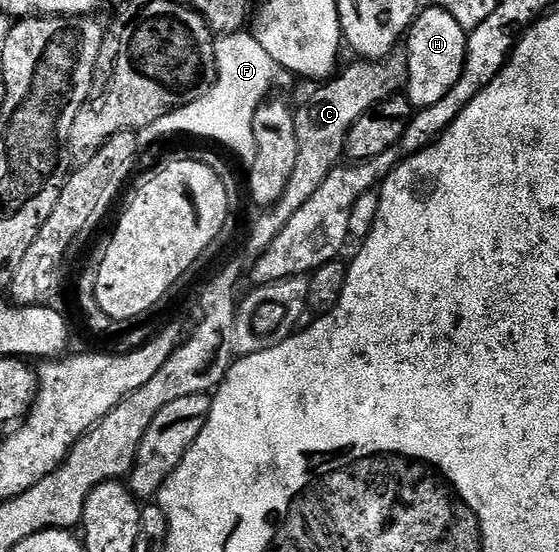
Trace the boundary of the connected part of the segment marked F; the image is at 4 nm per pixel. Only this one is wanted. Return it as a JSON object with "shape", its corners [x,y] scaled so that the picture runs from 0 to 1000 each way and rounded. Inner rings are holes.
{"shape":[[[451,58],[404,60],[390,65],[386,78],[385,100],[392,112],[388,143],[374,159],[374,167],[365,168],[354,183],[343,183],[340,190],[331,190],[327,196],[313,199],[306,208],[270,223],[270,230],[243,236],[245,261],[254,272],[270,268],[286,248],[302,248],[308,241],[340,241],[345,248],[376,248],[377,254],[404,263],[413,275],[426,277],[438,290],[438,295],[453,293],[460,279],[456,237],[453,236],[460,194],[469,190],[494,163],[488,161],[494,154],[503,154],[513,145],[513,134],[499,114],[492,114],[492,107],[485,107],[485,100],[478,100],[478,92],[470,92],[470,85],[463,85],[463,78],[453,69]]]}

